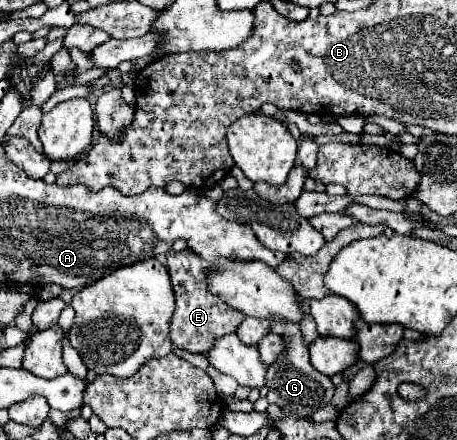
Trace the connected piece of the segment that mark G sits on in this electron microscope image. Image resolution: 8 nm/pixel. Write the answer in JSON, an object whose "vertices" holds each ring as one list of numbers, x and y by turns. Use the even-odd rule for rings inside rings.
{"vertices":[[272,322,270,332,284,340,282,354,268,366,266,372,266,386,268,386,268,402,278,404,286,414,310,418,318,408,330,404,336,386,332,380,318,370,312,368,308,360,308,348,304,346,304,334,298,322]]}

